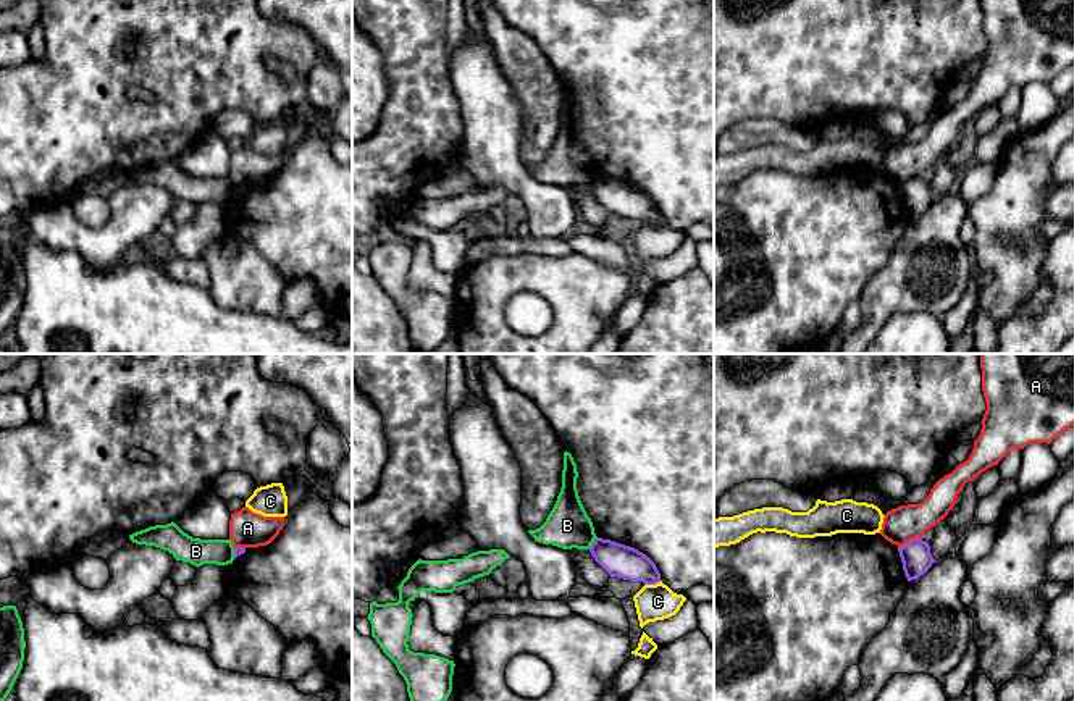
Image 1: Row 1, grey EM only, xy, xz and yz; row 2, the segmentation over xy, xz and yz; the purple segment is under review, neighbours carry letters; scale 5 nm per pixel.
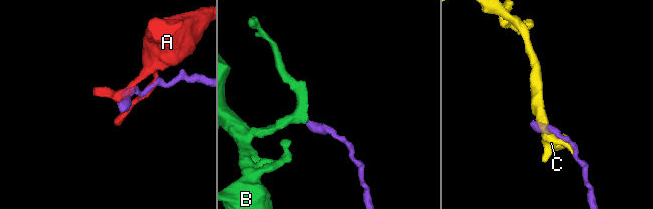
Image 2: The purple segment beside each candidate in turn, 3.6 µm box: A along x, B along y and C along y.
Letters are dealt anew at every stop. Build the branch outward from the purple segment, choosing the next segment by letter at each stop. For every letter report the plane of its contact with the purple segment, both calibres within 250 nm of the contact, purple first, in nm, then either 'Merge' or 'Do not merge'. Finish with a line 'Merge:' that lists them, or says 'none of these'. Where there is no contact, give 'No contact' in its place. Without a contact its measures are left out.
A: Touches purple in yz. Thickness 150 nm (purple) against 180 nm. Do not merge
B: Touches purple in xz. Thickness 170 nm (purple) against 220 nm. Do not merge
C: Touches purple in xz. Thickness 170 nm (purple) against 180 nm. Do not merge
Merge: none of these

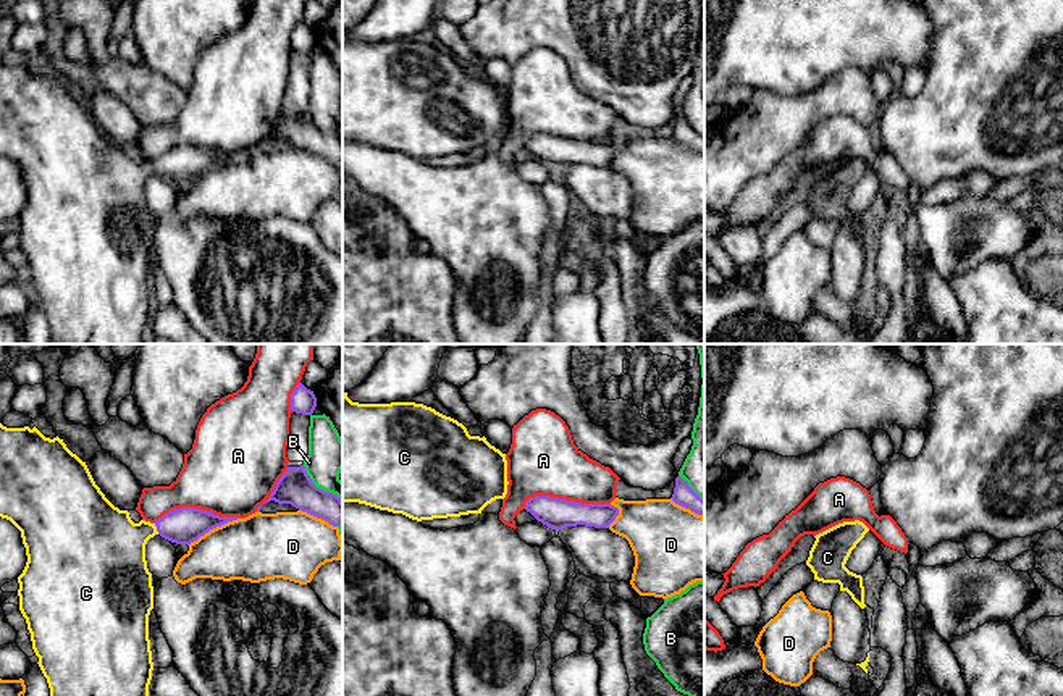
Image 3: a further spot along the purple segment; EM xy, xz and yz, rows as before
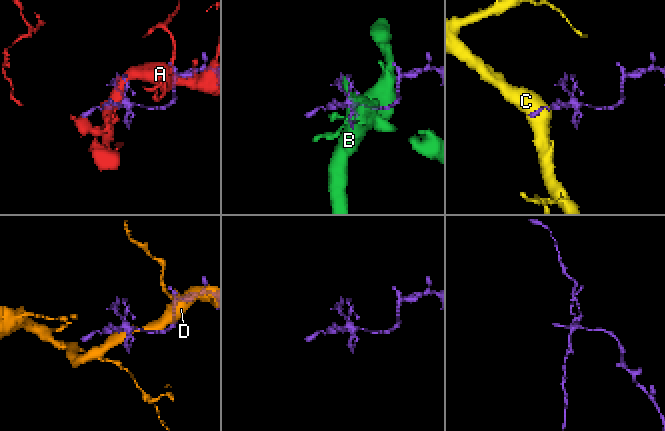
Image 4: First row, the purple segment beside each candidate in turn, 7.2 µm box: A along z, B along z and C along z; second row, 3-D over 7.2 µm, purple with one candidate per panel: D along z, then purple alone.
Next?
A: Touches purple in xz. Thickness 160 nm (purple) against 360 nm. Do not merge
B: Touches purple in xy. Thickness 170 nm (purple) against 190 nm. Do not merge
C: Touches purple in xy. Thickness 180 nm (purple) against 340 nm. Merge
D: Touches purple in xy. Thickness 180 nm (purple) against 320 nm. Do not merge
Merge: C

